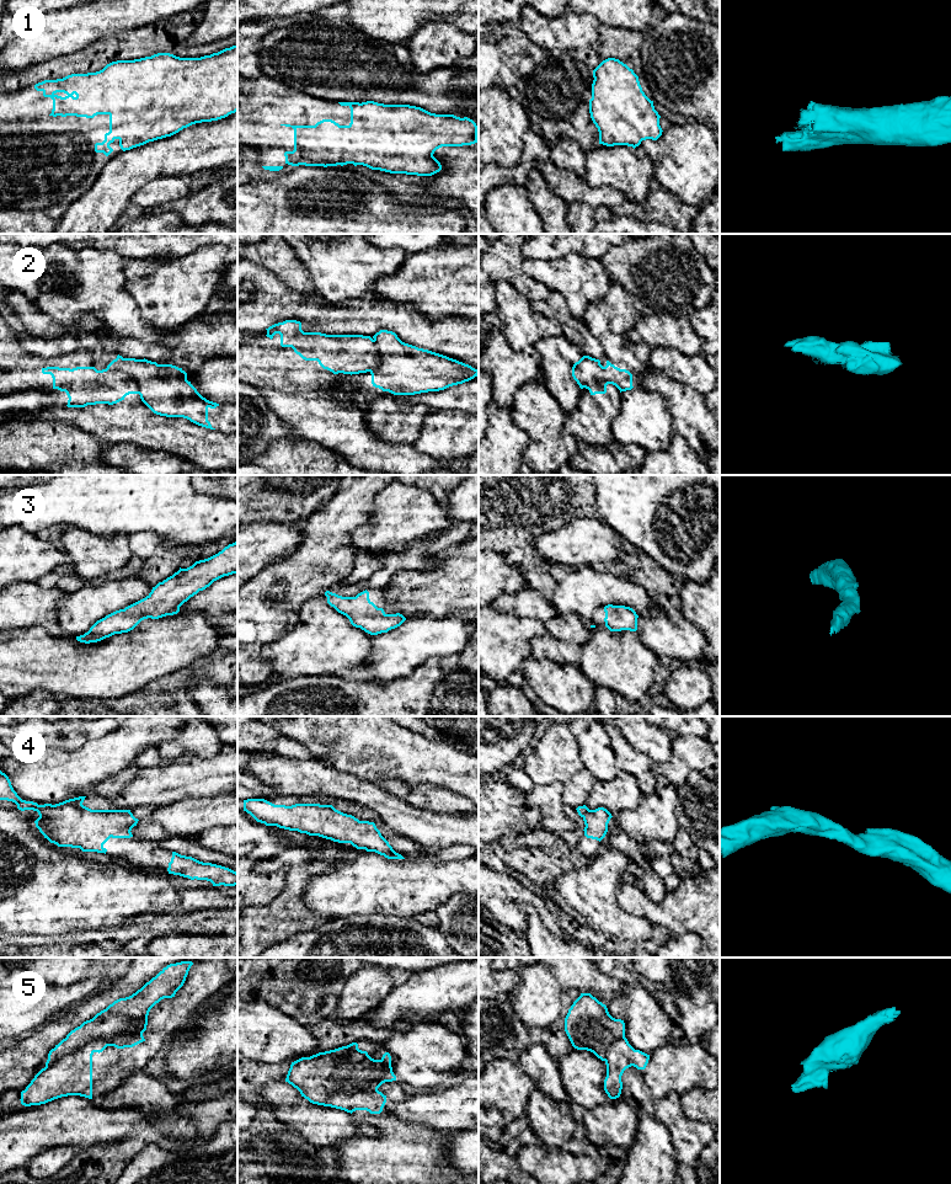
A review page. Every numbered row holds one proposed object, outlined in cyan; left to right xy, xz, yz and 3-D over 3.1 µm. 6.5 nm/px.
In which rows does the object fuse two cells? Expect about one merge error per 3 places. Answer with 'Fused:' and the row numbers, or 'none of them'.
Fused: 2, 5

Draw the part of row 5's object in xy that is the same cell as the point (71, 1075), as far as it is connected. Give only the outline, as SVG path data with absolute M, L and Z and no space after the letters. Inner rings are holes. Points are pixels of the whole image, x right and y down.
M134 1035L117 1041L94 1040L87 1042L42 1068L21 1092L21 1104L25 1106L41 1105L68 1095L92 1099L92 1055L102 1052L107 1046L124 1049L143 1041L145 1041L143 1035Z

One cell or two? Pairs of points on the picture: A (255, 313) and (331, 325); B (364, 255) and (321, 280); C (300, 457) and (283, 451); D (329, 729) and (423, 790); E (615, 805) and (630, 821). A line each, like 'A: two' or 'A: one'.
A: one
B: one
C: one
D: two
E: two

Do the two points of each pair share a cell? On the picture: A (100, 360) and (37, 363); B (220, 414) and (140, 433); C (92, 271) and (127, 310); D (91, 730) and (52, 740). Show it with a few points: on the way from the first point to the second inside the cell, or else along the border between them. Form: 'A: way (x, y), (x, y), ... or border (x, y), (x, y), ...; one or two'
A: border (94, 366), (97, 369), (106, 368); two
B: border (215, 428), (224, 432); two
C: way (97, 281), (117, 300); one
D: way (81, 731), (62, 741); one

